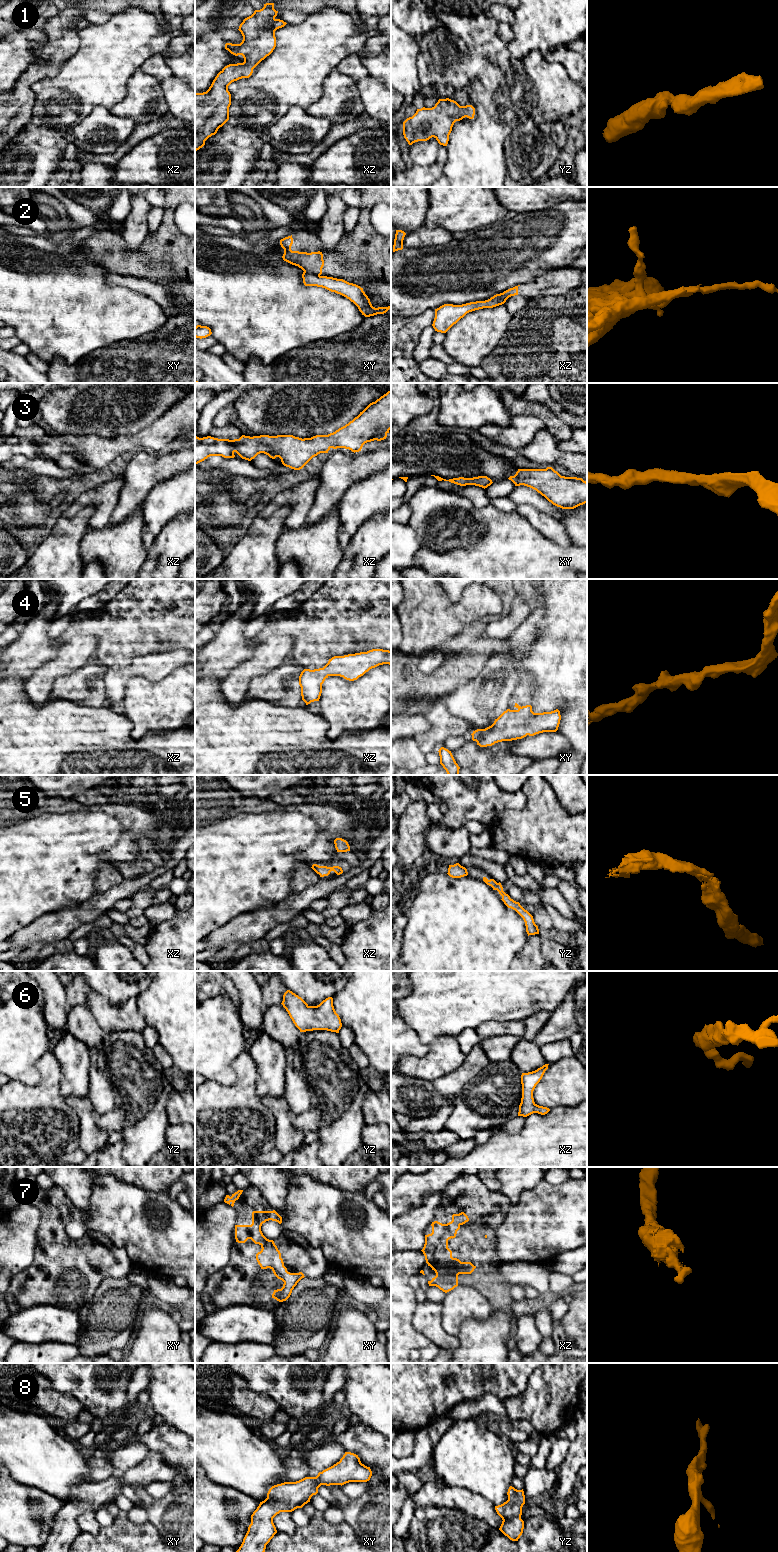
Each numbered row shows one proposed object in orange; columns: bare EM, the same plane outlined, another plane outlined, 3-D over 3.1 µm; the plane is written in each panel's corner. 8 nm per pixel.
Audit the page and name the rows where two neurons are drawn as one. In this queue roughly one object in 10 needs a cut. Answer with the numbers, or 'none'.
2

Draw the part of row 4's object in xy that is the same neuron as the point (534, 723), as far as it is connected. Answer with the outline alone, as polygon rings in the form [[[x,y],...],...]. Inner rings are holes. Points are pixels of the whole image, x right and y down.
[[[515,703],[516,710],[507,709],[504,711],[494,723],[485,728],[473,731],[472,740],[477,742],[480,747],[492,746],[495,743],[502,741],[512,741],[522,739],[529,736],[534,736],[543,732],[556,732],[558,730],[561,715],[558,709],[551,712],[534,713],[531,705],[519,706]]]

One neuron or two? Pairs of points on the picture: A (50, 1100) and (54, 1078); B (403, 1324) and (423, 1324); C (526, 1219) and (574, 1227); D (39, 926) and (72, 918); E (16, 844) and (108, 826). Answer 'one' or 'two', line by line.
A: one
B: two
C: one
D: one
E: one

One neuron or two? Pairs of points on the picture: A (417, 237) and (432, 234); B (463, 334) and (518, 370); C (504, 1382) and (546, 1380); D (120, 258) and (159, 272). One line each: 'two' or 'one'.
A: one
B: two
C: two
D: one

